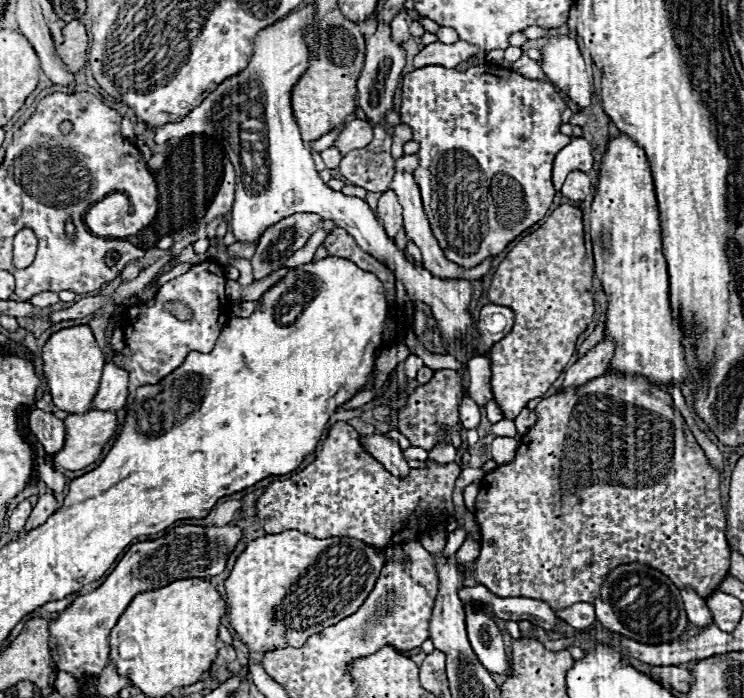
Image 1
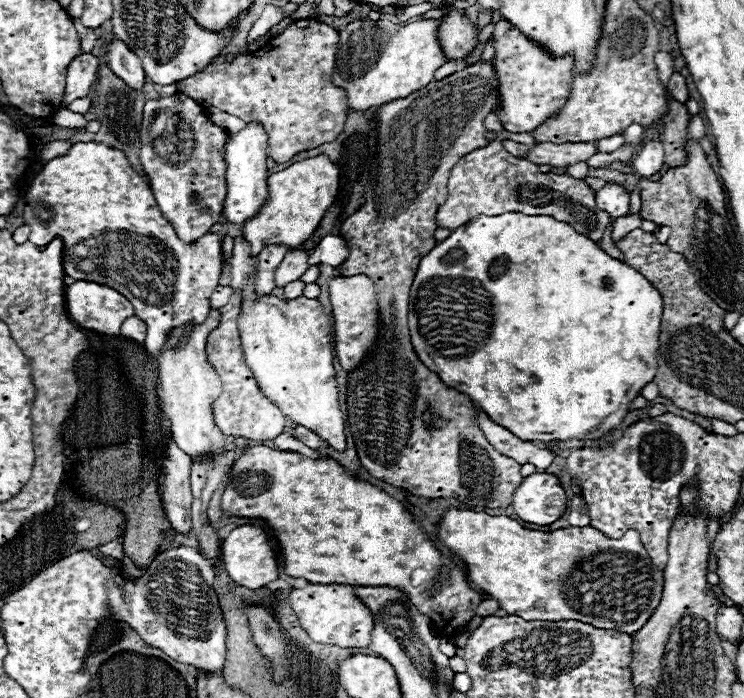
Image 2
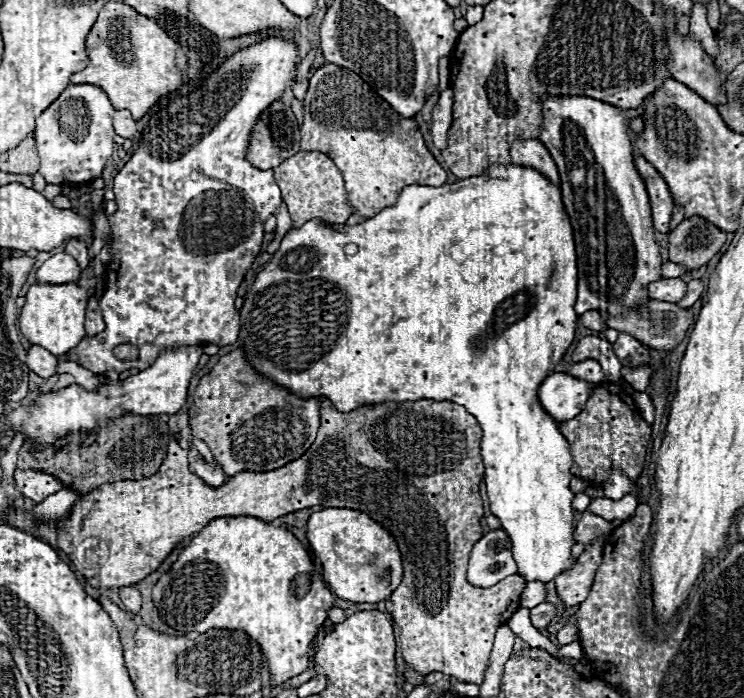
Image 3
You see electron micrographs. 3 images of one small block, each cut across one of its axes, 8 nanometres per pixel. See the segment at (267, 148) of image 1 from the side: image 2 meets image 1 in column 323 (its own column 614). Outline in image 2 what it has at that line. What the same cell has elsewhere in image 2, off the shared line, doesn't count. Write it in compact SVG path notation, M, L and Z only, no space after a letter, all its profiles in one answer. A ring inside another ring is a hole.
M608 182L604 188L596 190L596 204L612 218L626 216L630 210L630 192L618 182Z

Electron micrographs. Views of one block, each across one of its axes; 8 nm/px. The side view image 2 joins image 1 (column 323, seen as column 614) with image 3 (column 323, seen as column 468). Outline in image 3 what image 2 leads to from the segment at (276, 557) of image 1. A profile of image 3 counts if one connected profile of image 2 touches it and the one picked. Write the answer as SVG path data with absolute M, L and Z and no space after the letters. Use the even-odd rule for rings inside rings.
M326 508L314 512L306 524L308 544L322 566L322 580L342 600L374 604L386 600L402 582L402 560L396 540L362 512L348 508Z

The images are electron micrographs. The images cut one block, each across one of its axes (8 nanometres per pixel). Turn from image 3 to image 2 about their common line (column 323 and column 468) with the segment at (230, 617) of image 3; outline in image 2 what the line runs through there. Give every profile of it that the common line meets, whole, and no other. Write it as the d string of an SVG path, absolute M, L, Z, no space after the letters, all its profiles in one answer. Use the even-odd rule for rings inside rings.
M268 446L248 448L232 466L232 490L222 496L222 508L234 516L262 518L274 530L282 552L286 556L286 574L304 578L314 584L350 584L350 586L390 586L406 594L406 598L428 616L434 628L444 636L456 636L466 624L476 618L476 608L484 600L478 590L466 578L466 572L452 558L442 554L430 536L420 526L418 518L410 514L402 502L390 498L384 490L370 482L352 476L342 464L332 458L312 460L298 452L272 450ZM262 476L264 482L254 484L252 490L238 490L240 482ZM414 570L426 570L426 580L420 586L412 586L410 578Z

